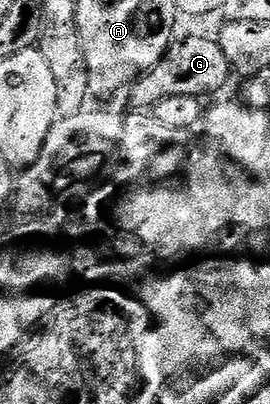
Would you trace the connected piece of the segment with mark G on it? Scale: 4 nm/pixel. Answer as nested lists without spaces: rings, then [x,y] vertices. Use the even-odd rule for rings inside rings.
[[[188,38],[184,43],[177,45],[169,54],[161,60],[155,69],[148,71],[139,81],[132,83],[133,107],[155,108],[162,100],[170,96],[194,96],[195,98],[207,99],[211,90],[220,86],[220,81],[230,74],[232,65],[226,60],[226,52],[222,52],[219,41],[212,38]]]

